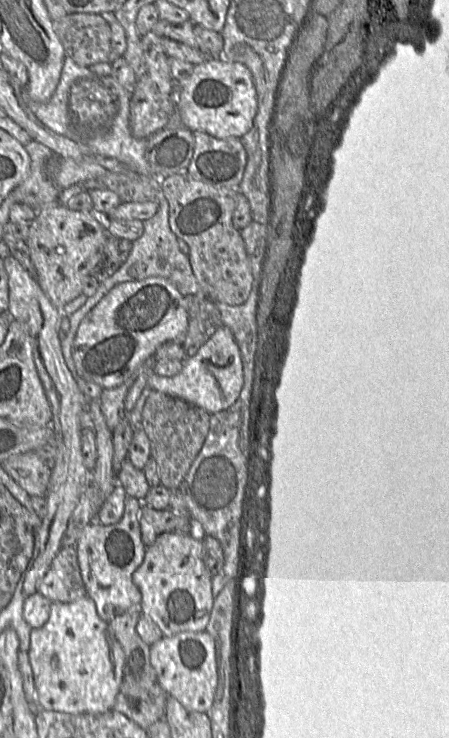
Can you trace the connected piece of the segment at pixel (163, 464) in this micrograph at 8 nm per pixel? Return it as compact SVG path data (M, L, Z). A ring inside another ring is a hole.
M156 390L150 392L143 407L141 428L149 438L151 458L157 463L162 486L179 489L204 444L209 427L210 413L203 408Z

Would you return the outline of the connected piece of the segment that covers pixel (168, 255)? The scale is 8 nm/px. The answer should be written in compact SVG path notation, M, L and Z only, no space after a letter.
M161 192L159 194L157 212L154 216L142 222L144 227L143 234L137 240L132 242L131 252L124 264L113 275L100 283L100 286L95 294L88 297L83 306L70 315L70 329L68 330L65 339L62 341L62 352L68 369L87 400L99 400L103 388L98 384L88 381L78 375L73 359L73 341L85 316L115 285L124 282L144 280L150 277L162 277L170 281L184 296L191 296L194 294L204 295L195 278L188 255L180 251L178 246L178 238L170 228L169 205Z

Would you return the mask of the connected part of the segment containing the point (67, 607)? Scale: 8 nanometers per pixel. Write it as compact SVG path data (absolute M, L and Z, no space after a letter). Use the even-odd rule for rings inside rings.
M88 596L71 603L52 602L47 622L31 630L27 654L41 710L100 714L113 708L122 682L124 653Z

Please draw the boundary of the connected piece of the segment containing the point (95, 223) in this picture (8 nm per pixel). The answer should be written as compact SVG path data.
M58 203L58 205L45 205L39 208L36 217L30 222L27 245L31 261L37 272L37 281L57 309L64 308L66 304L82 294L84 280L90 276L91 271L100 260L108 238L107 222L102 220L94 212L74 211Z

